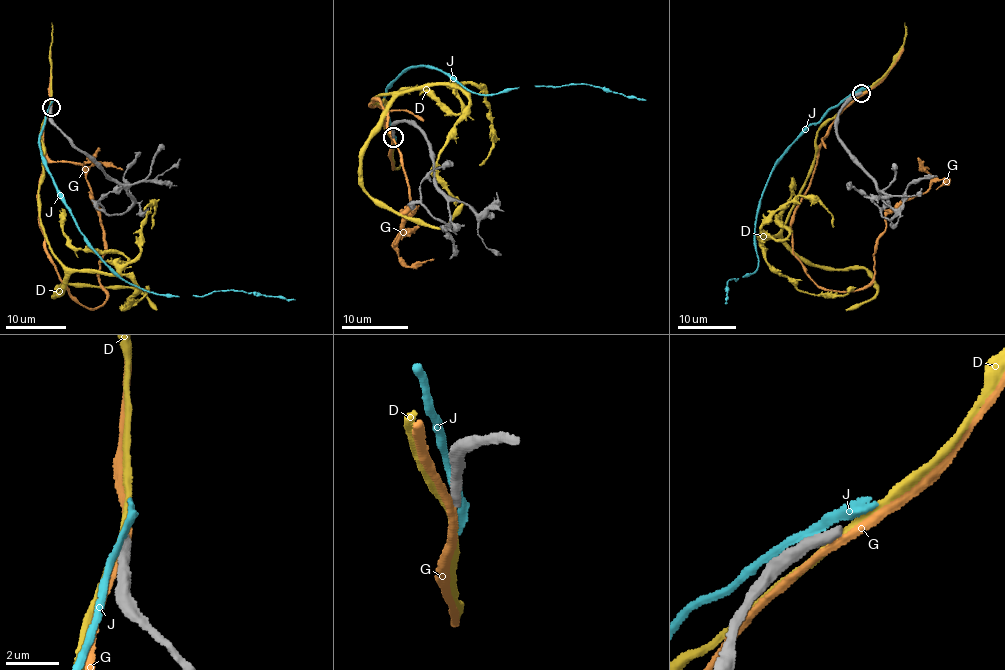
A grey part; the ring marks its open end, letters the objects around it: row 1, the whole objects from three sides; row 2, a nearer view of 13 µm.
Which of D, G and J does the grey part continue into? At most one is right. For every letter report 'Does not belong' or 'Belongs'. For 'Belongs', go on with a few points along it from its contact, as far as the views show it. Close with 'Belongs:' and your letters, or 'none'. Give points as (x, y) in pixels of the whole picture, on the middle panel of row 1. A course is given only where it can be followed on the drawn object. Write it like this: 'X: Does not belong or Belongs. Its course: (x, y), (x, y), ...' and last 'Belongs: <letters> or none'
D: Does not belong
G: Does not belong
J: Does not belong
Belongs: none

